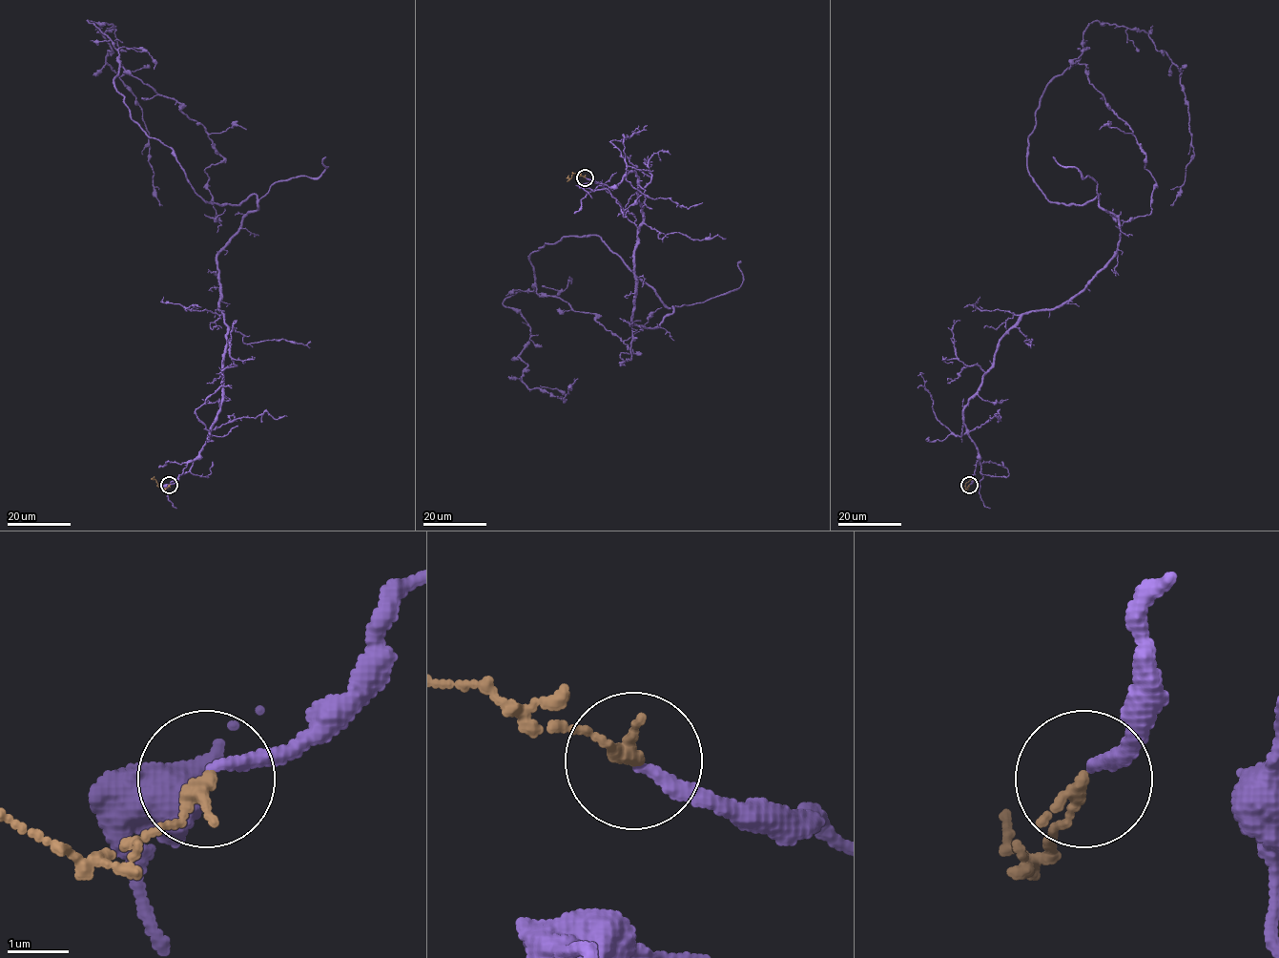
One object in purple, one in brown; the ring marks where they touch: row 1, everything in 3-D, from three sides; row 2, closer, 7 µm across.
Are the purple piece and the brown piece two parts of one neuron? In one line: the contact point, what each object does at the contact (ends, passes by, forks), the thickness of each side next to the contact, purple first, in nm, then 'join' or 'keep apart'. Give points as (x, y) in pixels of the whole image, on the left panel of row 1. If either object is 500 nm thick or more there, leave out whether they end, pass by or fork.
at (169, 485); purple ends there; brown ends there; 190 nm thick on the purple side, 240 nm on the other; join

